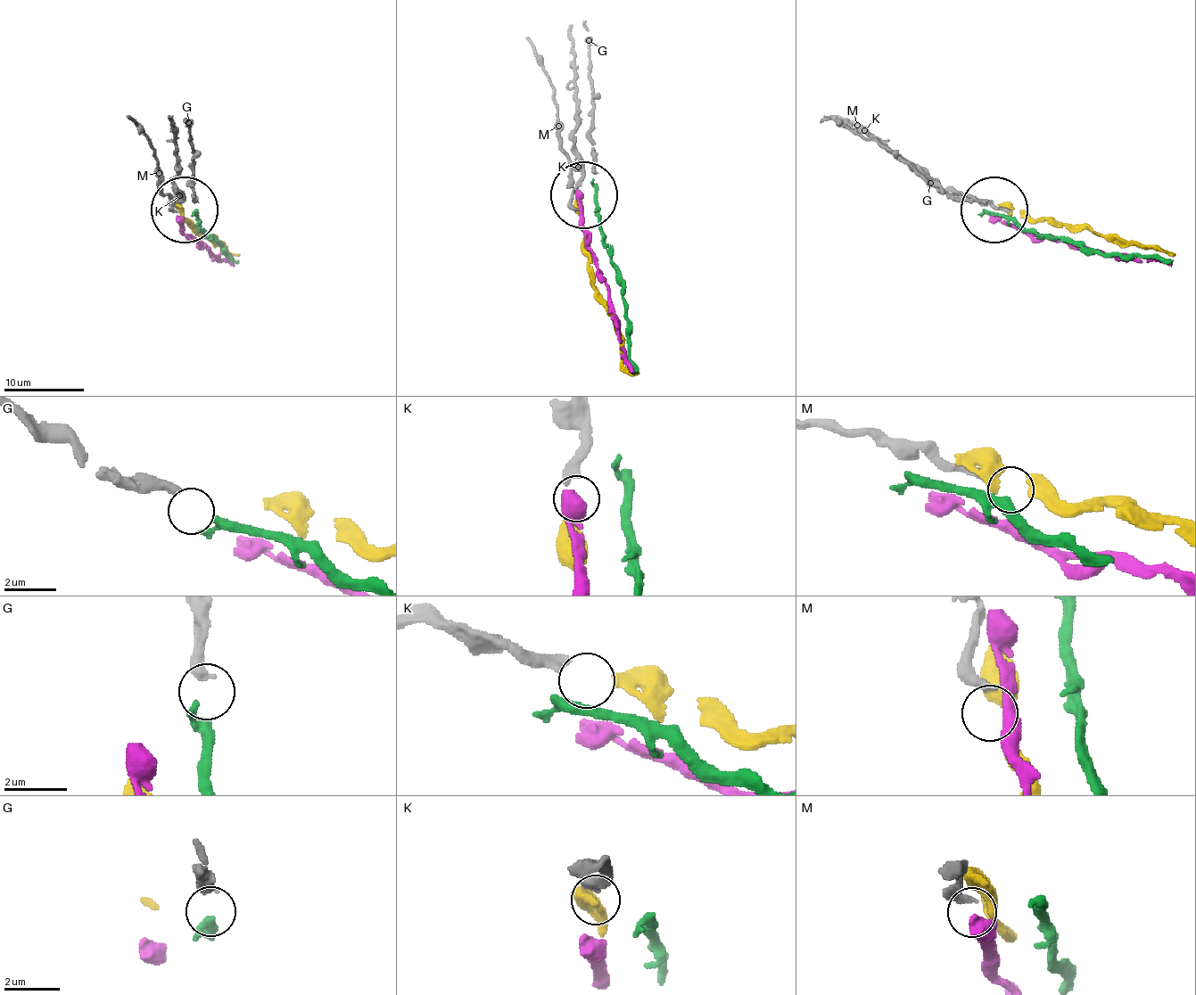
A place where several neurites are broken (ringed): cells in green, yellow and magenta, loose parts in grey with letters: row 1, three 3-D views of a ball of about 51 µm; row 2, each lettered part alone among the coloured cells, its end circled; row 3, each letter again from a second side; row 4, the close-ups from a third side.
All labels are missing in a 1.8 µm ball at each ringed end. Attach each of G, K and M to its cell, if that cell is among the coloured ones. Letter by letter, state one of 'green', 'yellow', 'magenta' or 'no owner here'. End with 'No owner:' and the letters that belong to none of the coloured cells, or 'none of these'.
G: green
K: yellow
M: no owner here
No owner: M

